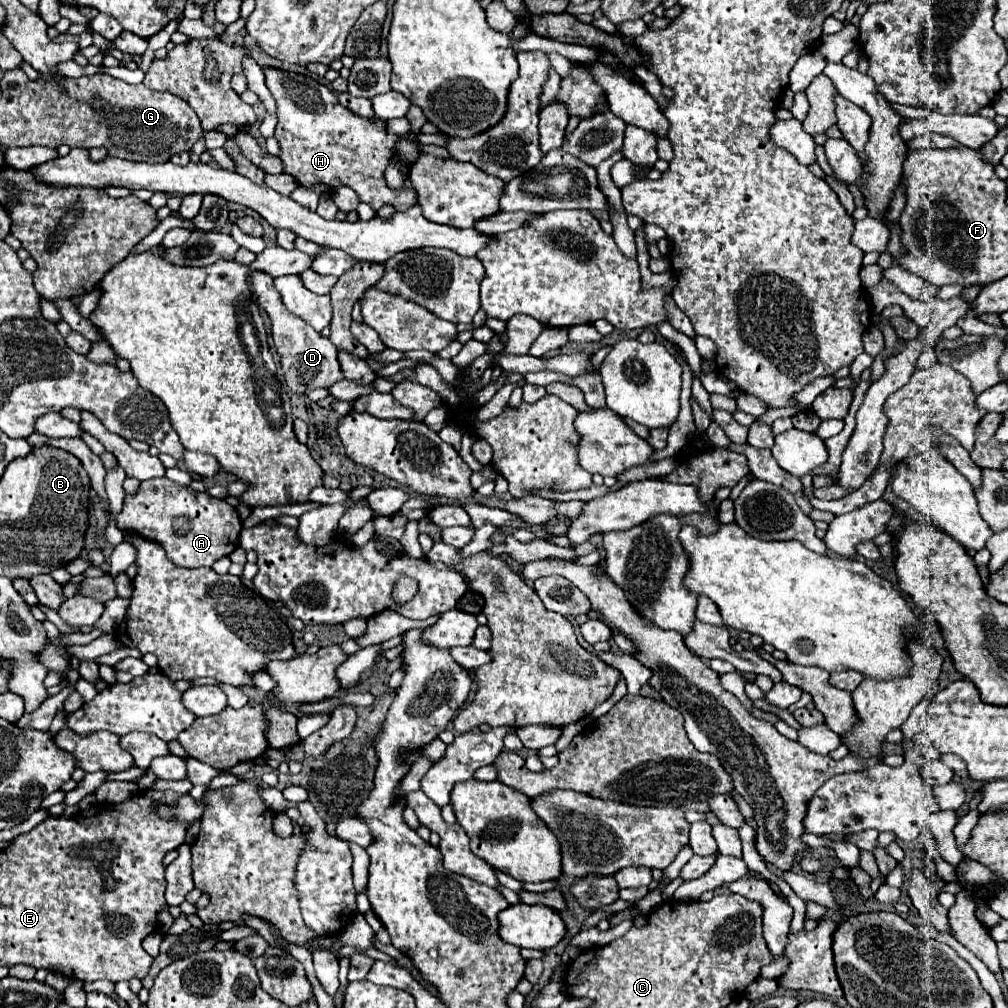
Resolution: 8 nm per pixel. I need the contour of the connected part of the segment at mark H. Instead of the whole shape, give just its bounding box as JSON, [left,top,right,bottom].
[265,68,417,212]

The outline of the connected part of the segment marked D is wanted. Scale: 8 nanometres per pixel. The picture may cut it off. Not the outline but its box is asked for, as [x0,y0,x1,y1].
[253,272,343,394]

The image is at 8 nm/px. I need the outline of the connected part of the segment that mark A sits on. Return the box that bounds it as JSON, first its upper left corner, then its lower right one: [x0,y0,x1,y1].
[117,478,241,568]

